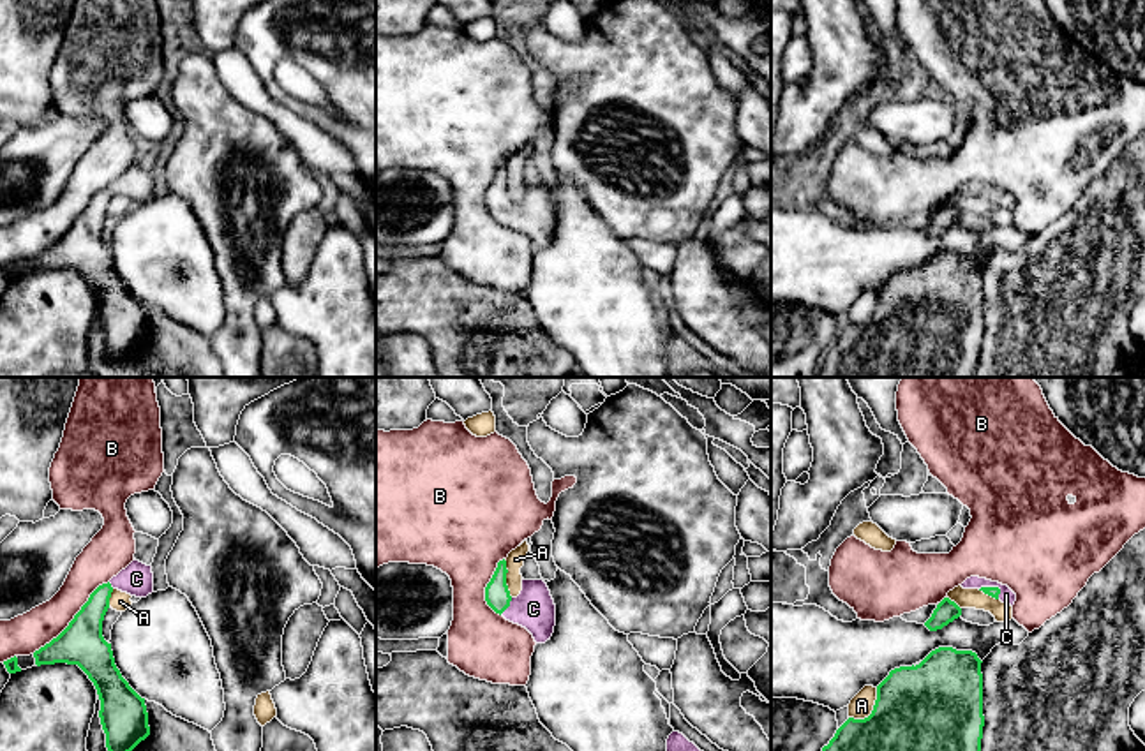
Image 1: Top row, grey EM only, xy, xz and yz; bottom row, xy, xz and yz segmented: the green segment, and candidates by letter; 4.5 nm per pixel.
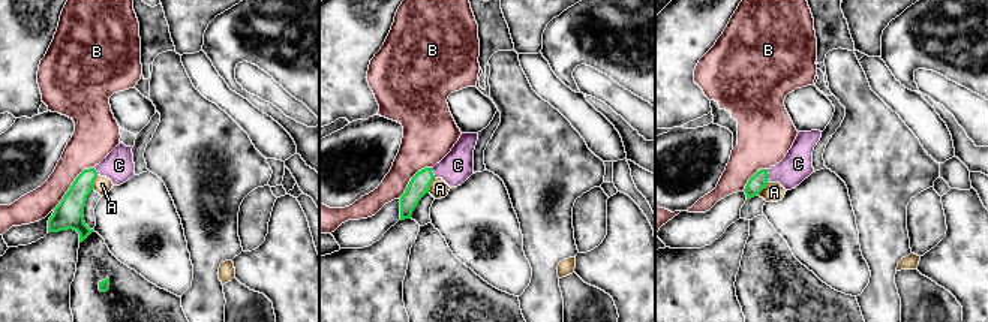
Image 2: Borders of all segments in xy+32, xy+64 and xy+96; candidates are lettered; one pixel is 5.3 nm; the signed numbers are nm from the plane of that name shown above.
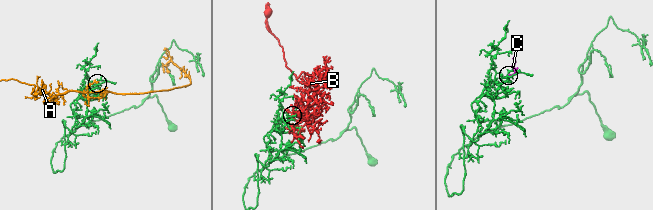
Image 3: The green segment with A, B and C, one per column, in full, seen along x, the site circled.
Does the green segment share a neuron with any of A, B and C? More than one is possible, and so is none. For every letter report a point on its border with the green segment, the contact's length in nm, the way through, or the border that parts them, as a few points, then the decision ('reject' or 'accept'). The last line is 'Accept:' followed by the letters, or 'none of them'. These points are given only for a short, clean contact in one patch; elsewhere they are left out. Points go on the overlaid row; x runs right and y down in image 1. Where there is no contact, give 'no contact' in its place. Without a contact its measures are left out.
A: contact yz (872, 711); length 190 nm; reject
B: contact xy (73, 619); length 480 nm; reject
C: contact xz (507, 607); length 100 nm; way xz (498, 596), (507, 607), (533, 609); accept
Accept: C

